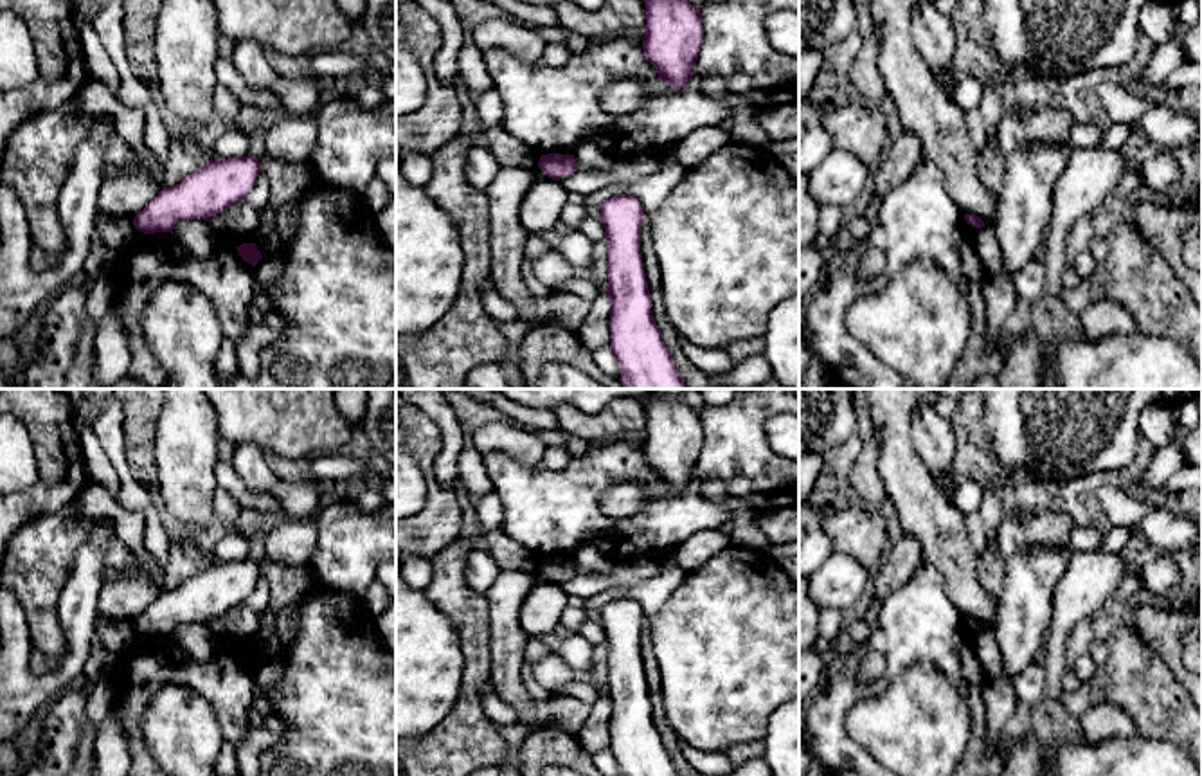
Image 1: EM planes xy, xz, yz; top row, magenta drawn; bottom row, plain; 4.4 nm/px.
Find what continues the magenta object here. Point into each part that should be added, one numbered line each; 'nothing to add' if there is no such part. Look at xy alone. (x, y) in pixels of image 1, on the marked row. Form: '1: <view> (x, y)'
nothing to add

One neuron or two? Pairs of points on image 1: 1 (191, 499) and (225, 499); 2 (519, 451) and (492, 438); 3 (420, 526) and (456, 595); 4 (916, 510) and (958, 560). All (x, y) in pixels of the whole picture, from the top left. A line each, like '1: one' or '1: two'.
1: two
2: one
3: two
4: one

